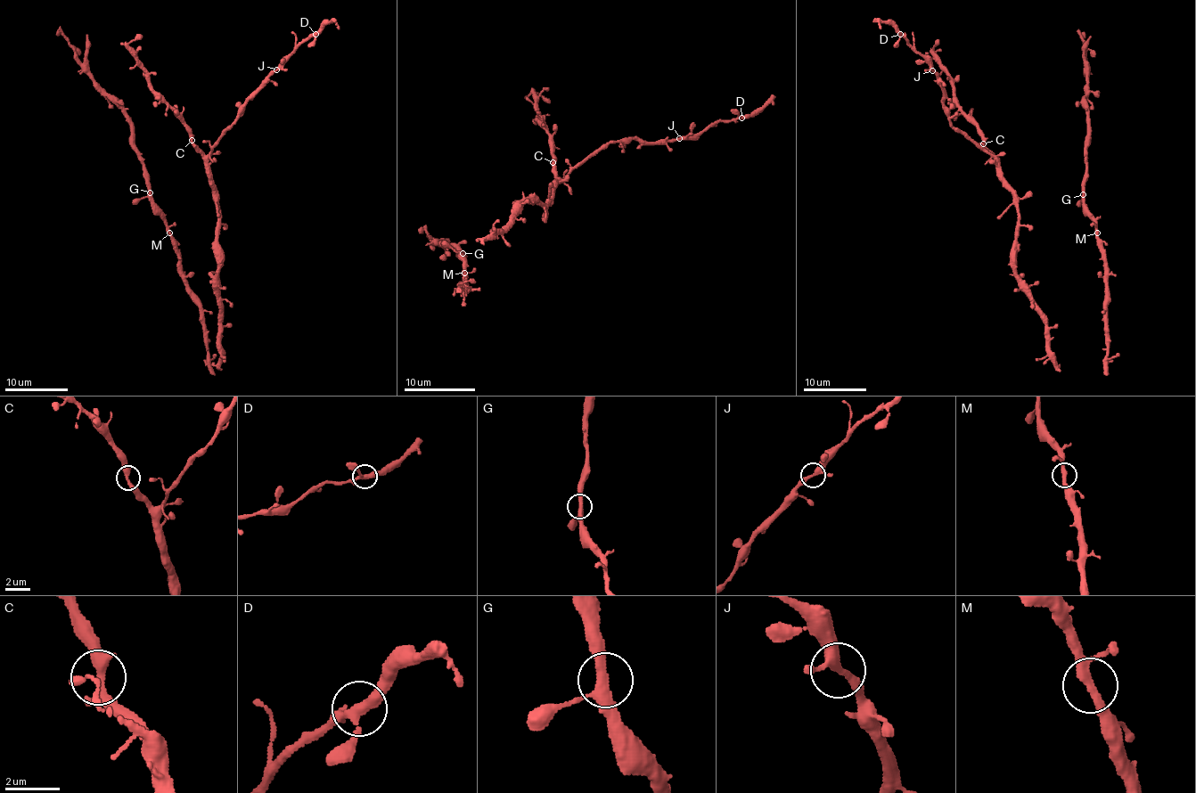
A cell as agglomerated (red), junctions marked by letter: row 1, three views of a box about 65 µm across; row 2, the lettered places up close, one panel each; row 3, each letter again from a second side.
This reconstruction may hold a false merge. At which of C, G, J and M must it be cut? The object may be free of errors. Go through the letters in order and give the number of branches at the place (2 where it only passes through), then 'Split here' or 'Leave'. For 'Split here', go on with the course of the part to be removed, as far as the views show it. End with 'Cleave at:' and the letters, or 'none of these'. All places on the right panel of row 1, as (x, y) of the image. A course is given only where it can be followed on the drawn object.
C: Branches: 3. Leave
G: Branches: 3. Leave
J: Branches: 3. Leave
M: Branches: 3. Leave
Cleave at: none of these

